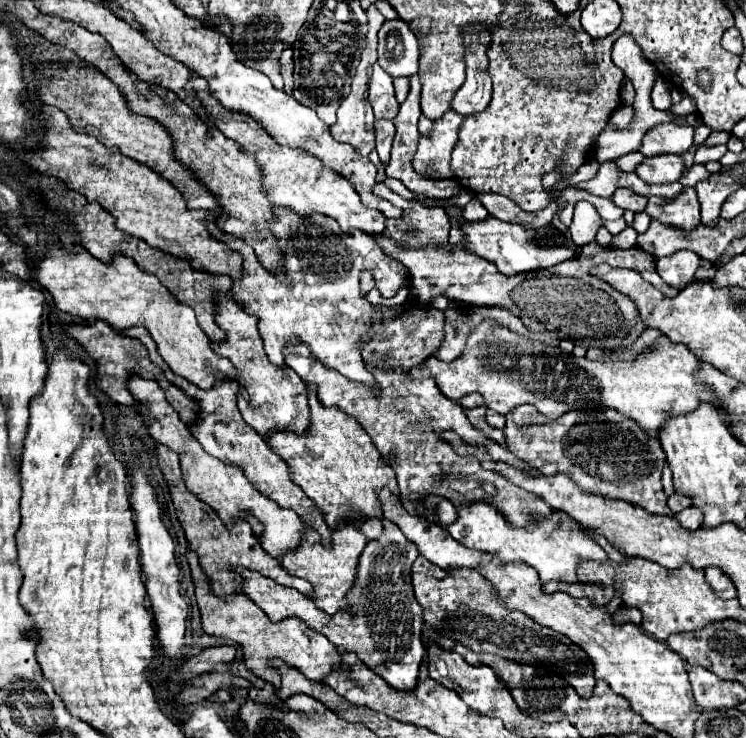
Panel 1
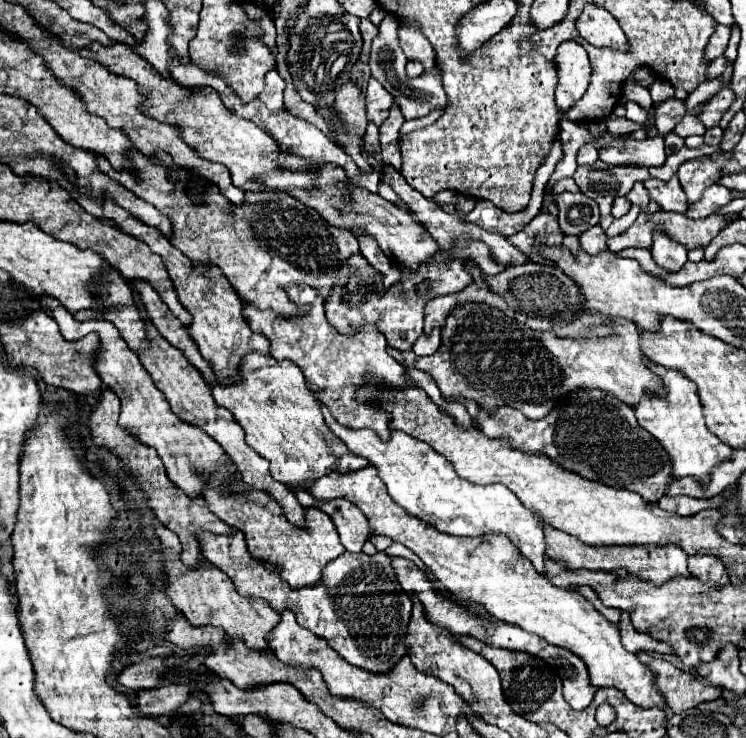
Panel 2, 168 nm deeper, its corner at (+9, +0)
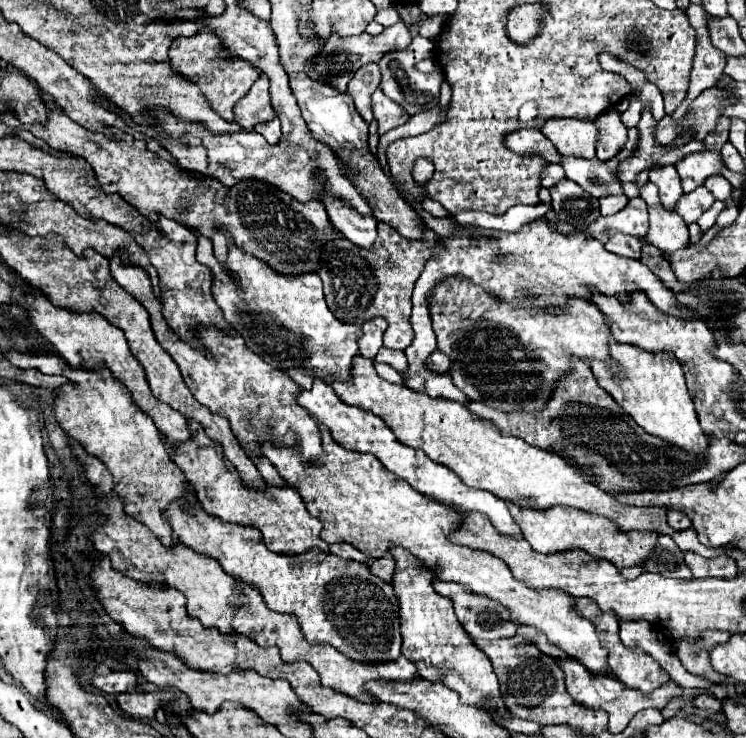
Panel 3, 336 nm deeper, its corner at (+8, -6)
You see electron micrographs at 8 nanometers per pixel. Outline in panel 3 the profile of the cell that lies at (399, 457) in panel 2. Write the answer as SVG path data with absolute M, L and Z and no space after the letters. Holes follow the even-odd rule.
M313 379L313 387L311 389L301 389L297 395L297 403L301 407L305 407L317 421L321 421L323 425L329 427L331 437L335 443L339 443L341 447L349 449L349 451L359 451L359 453L371 453L375 455L383 467L391 473L395 473L399 479L407 481L415 491L433 497L439 503L451 503L455 507L459 507L461 511L481 511L485 513L491 523L497 527L499 533L503 535L521 535L519 527L515 525L507 503L499 497L495 497L493 493L481 491L481 489L471 489L467 487L455 473L451 473L445 465L437 465L435 461L431 461L421 449L411 449L403 443L397 441L397 437L389 431L389 427L383 423L383 419L379 419L377 415L353 407L353 405L345 405L333 391L333 387L329 383L323 383L321 379Z

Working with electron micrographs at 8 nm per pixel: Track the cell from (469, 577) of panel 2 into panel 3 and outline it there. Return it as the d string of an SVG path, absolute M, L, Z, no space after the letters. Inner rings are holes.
M319 423L319 431L323 443L323 459L319 459L319 463L307 463L307 459L299 459L295 451L287 451L287 447L277 449L271 443L263 443L261 453L271 461L279 475L299 491L307 511L323 523L321 539L325 543L351 543L371 559L387 555L389 543L401 545L433 569L439 581L467 585L473 593L483 593L489 599L503 603L515 623L535 627L539 633L547 635L553 645L581 661L591 673L605 673L609 667L607 651L601 647L593 623L579 617L571 607L573 599L567 593L559 589L527 587L513 577L503 559L451 543L449 533L459 521L459 515L451 511L451 507L433 503L433 499L419 495L419 491L411 489L403 479L395 479L395 475L391 475L373 455L353 453L339 447L323 423Z

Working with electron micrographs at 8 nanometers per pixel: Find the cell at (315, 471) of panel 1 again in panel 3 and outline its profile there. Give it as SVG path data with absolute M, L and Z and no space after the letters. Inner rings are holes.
M119 251L109 261L113 279L147 309L157 341L179 365L181 377L193 397L231 423L231 431L247 453L261 455L259 443L271 441L275 447L295 447L305 459L323 455L317 423L307 409L297 405L299 385L289 375L271 367L253 351L249 351L239 335L223 335L217 327L199 327L199 343L203 343L203 349L183 343L183 339L175 335L163 317L161 303L153 295L149 275L139 265L125 263ZM205 351L209 351L211 357L207 357Z

